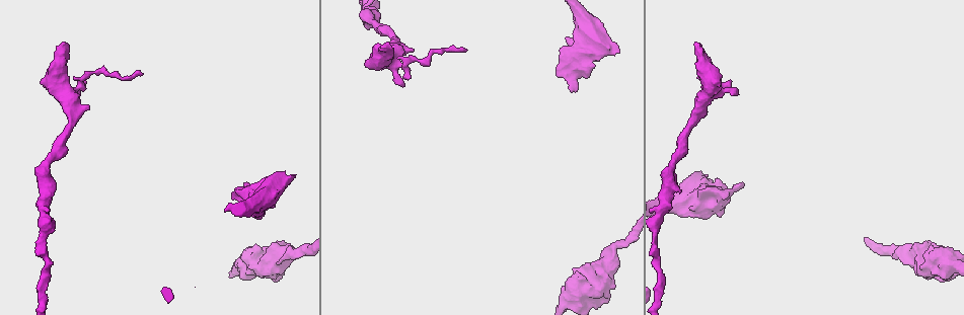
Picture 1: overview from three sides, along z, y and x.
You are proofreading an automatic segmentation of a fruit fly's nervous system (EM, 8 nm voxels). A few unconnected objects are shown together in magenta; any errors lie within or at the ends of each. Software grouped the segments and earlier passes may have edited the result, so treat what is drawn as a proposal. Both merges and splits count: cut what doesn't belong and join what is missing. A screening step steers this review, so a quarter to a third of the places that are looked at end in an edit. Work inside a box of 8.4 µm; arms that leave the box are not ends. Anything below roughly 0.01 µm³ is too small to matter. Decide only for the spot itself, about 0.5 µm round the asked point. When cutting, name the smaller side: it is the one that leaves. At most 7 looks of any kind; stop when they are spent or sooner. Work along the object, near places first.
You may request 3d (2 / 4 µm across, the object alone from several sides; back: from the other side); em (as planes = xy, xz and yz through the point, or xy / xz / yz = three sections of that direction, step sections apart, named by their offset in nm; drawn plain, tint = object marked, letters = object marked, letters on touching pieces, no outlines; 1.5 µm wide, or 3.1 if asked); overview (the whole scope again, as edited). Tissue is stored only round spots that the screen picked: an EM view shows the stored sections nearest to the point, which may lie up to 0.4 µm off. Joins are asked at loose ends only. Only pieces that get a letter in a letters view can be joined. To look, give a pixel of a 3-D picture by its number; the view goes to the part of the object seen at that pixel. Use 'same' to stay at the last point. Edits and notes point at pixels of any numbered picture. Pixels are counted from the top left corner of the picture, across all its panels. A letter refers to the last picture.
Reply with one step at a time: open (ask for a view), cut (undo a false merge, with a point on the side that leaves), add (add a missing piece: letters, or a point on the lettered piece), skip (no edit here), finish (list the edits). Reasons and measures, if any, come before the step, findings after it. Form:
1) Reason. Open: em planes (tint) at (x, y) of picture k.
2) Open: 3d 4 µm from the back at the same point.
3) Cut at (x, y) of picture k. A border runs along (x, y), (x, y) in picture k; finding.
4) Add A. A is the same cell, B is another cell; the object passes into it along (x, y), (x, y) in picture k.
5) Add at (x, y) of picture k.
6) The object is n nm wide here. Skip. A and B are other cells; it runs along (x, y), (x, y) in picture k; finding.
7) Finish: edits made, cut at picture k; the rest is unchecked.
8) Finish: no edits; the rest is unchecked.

Abrupt turn. Open: em planes (letters) at (710, 194) of picture 1.

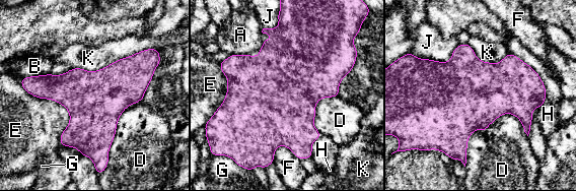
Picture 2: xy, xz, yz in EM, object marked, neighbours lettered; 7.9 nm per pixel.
Skip. A, B, D, E, F, G, H, J and K are other cells; a border runs along (23, 87), (67, 110), (61, 145) in picture 2; one cell here.

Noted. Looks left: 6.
Free end. Open: em xy step 8 (tint) at (695, 42) of picture 1.

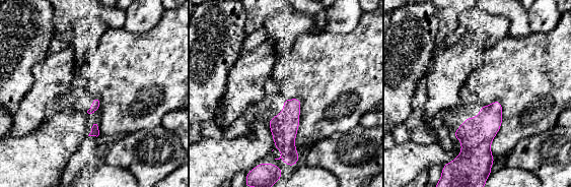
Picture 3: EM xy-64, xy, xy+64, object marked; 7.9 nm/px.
Cut it another way. Open: em planes (letters) at the same point.

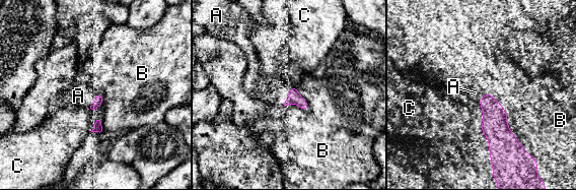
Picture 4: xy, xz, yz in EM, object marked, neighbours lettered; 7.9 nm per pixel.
Add A. A is the same cell, B and C are other cells; it goes on there.

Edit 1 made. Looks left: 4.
Sudden change in width. Open: 3d 4 µm at (905, 254) of picture 1.

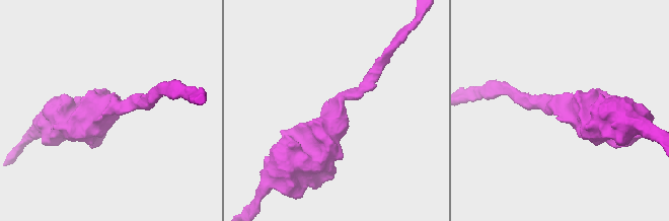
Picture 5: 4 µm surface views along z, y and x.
Now the EM. Open: em xy step 4 (tint) at (339, 106) of picture 5.

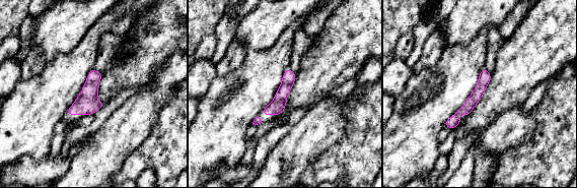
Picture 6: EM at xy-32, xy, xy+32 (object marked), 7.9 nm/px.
Cut it another way. Open: em yz step 4 (letters) at the same point.

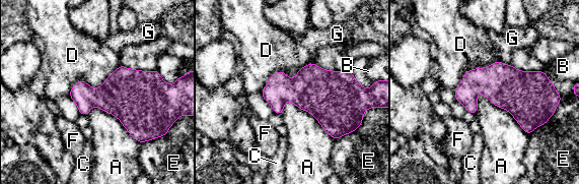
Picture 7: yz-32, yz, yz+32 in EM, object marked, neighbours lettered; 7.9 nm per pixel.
The longest contact is with A, 500 nm. Skip. A, B, C, D, E, F and G are other cells; a border runs along (312, 62), (260, 93) in picture 7; continuous, no second cell.

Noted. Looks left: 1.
Finish: edits made, add at picture 4; the rest is unchecked.

